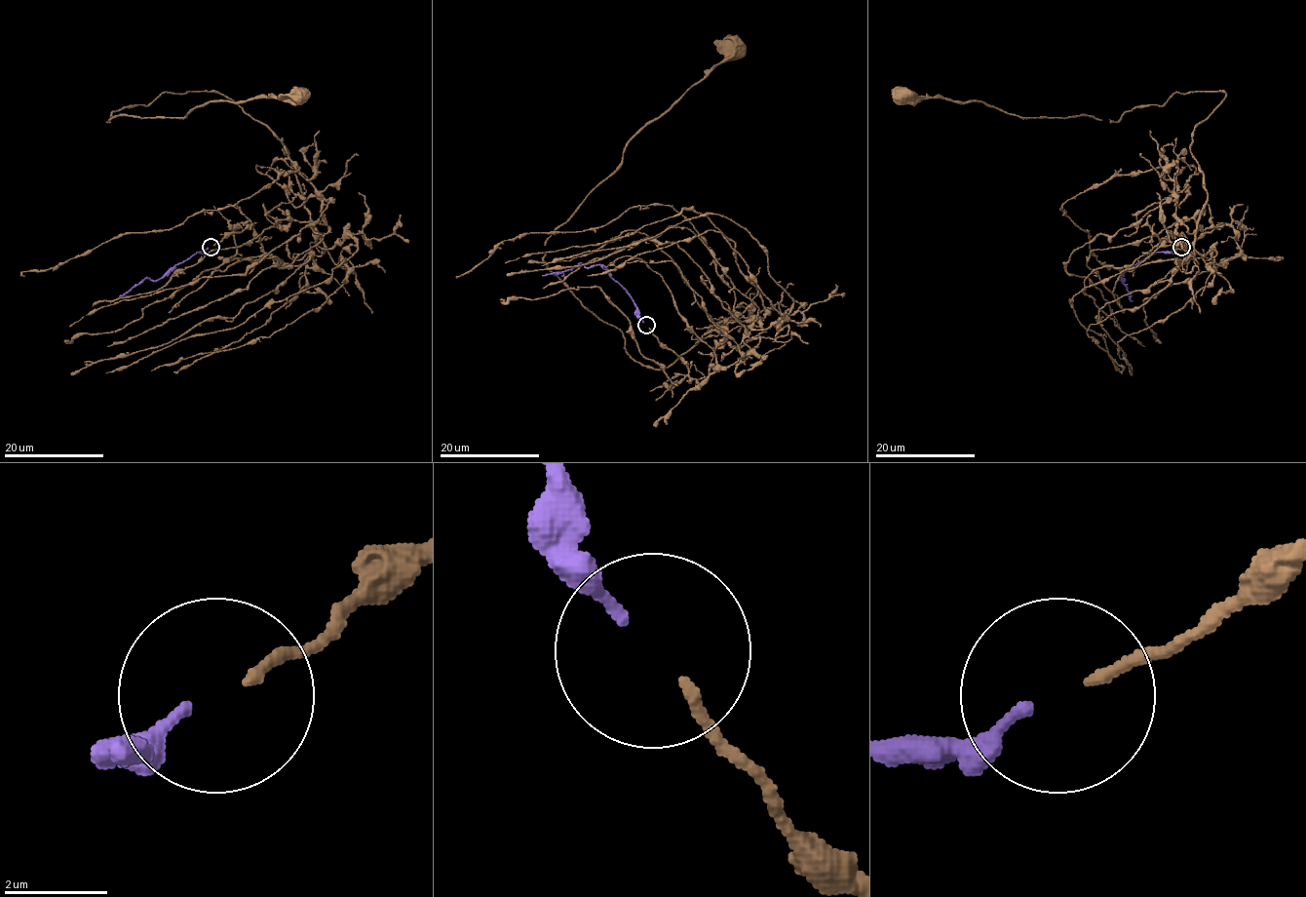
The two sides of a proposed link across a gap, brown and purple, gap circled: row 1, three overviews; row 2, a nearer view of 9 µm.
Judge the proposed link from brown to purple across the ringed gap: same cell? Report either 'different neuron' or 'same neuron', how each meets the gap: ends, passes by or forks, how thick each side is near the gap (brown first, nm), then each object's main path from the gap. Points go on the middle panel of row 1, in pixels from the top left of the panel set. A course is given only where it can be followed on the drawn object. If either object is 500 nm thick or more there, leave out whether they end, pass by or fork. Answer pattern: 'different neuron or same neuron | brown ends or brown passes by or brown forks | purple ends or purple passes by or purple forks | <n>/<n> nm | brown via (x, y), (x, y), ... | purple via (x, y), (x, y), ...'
same neuron | brown ends | purple ends | 200/200 nm | brown via (649, 327), (700, 383), (759, 342), (738, 350), (721, 333), (641, 366), (548, 267), (545, 241), (735, 45) | purple via (644, 322), (632, 297), (600, 265), (579, 263), (562, 272), (542, 276)

